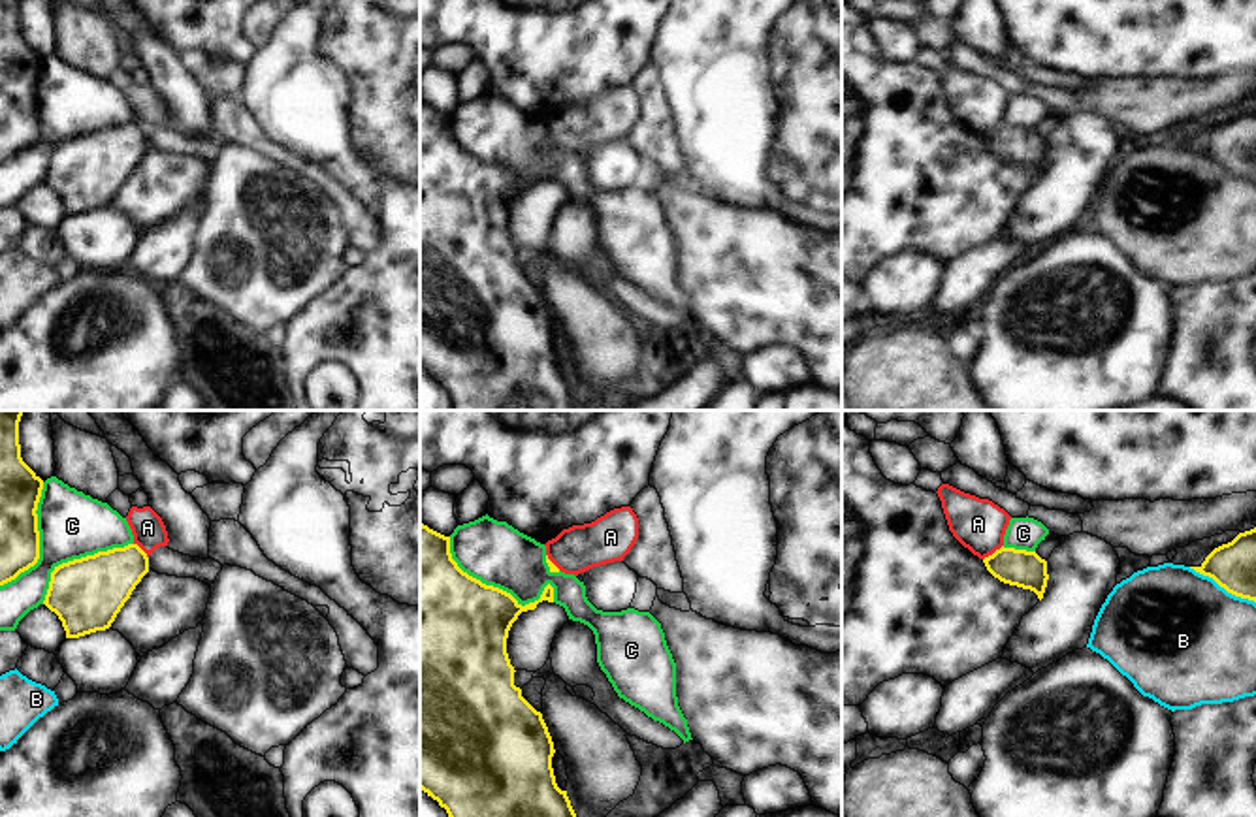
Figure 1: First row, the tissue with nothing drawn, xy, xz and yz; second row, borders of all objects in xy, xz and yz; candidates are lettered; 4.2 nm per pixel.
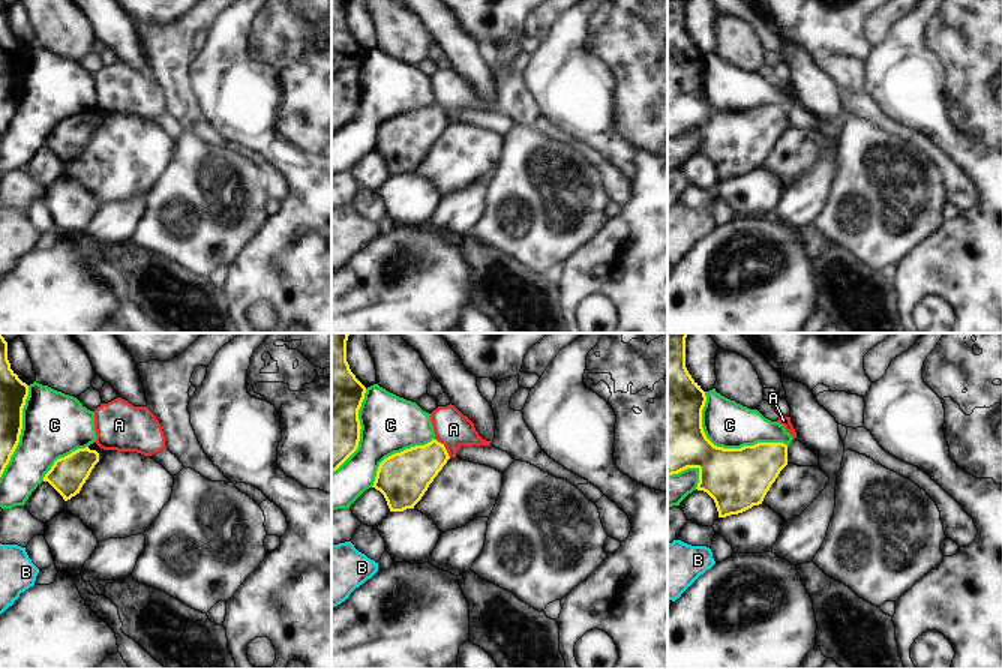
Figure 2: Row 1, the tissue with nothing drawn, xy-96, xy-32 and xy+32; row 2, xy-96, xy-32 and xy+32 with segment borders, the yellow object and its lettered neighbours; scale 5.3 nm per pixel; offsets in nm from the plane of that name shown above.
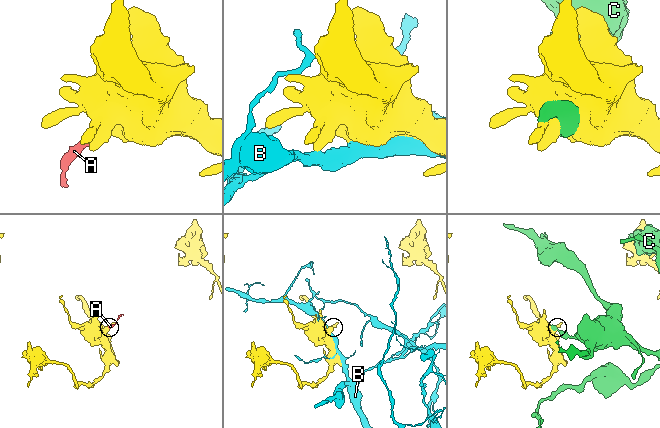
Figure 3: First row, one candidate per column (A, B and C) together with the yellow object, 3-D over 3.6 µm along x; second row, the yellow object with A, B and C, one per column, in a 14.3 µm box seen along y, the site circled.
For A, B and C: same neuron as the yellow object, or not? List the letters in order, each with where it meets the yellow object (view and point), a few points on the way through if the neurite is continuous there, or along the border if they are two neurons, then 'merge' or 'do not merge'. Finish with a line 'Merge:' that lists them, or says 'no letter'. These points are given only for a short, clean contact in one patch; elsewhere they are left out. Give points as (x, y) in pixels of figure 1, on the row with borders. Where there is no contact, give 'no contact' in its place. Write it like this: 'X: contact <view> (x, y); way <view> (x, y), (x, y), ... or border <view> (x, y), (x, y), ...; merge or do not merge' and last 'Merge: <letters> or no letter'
A: contact yz (995, 552); border yz (1002, 544), (983, 560); do not merge
B: contact yz (1223, 586); do not merge
C: contact xz (498, 588); do not merge
Merge: no letter

